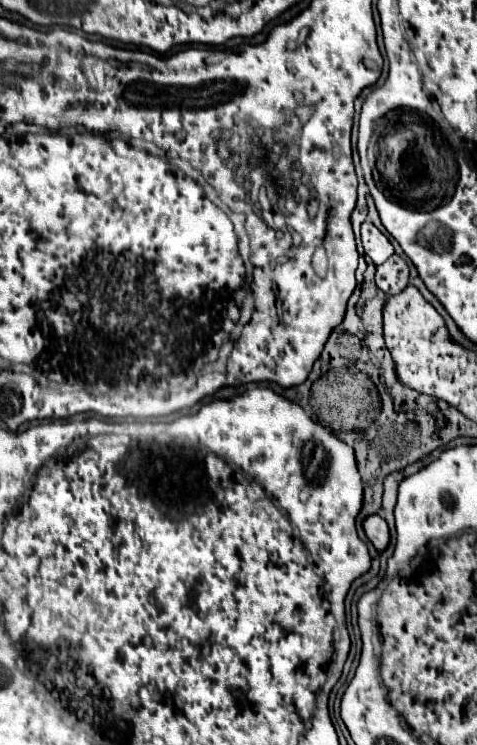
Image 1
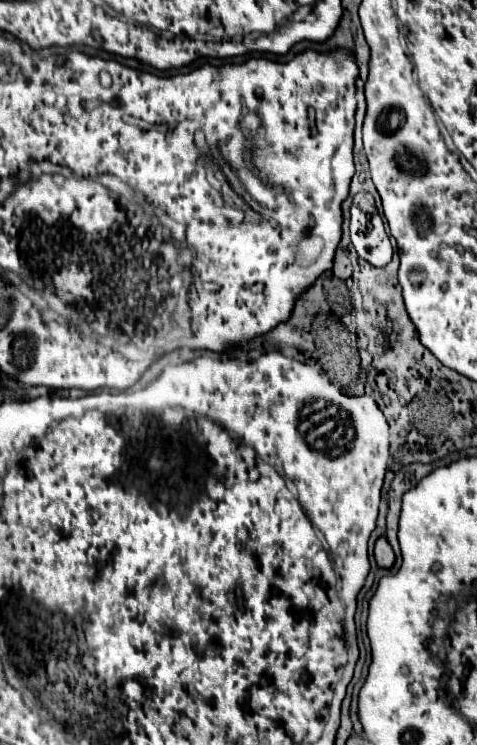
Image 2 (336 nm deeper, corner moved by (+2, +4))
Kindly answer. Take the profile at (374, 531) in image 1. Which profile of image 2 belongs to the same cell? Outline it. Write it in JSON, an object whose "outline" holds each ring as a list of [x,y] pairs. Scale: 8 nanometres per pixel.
{"outline":[[[385,537],[377,539],[377,543],[375,543],[375,561],[379,567],[385,567],[385,569],[391,569],[395,563],[395,553]]]}

